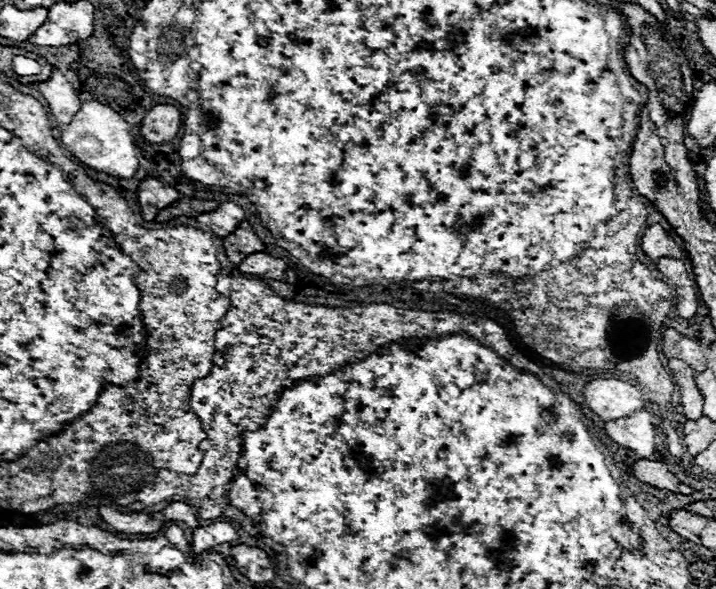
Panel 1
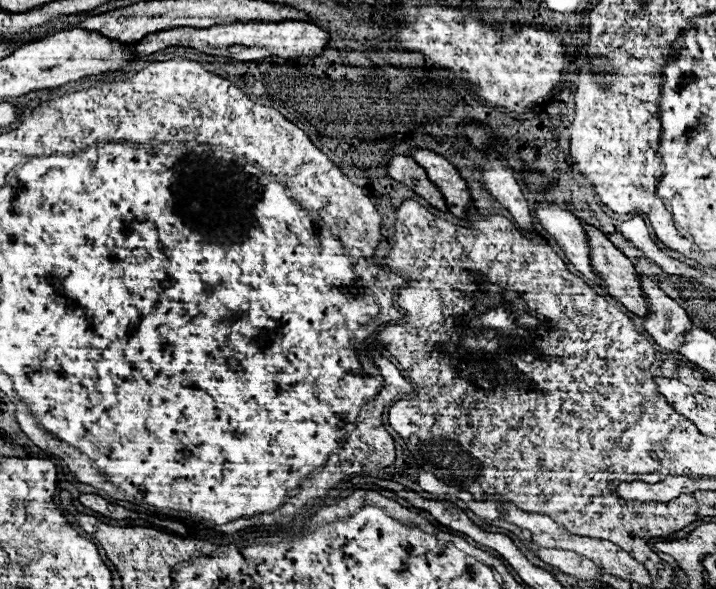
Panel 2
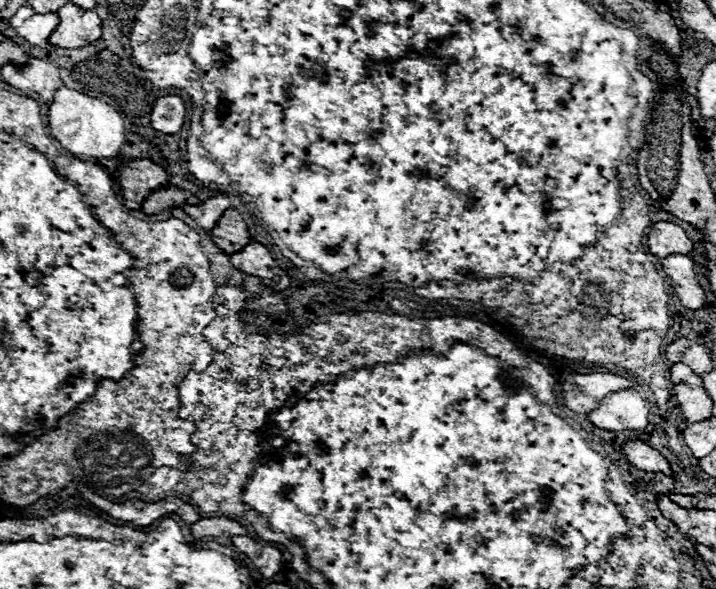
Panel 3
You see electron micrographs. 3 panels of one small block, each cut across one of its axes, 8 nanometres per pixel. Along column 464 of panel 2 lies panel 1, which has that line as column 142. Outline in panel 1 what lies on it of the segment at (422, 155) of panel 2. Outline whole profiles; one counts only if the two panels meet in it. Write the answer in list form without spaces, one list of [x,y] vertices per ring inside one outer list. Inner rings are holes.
[[[156,178],[142,180],[138,188],[138,202],[142,206],[142,218],[146,222],[154,222],[158,212],[174,204],[178,198],[180,194],[172,186],[166,186]]]

